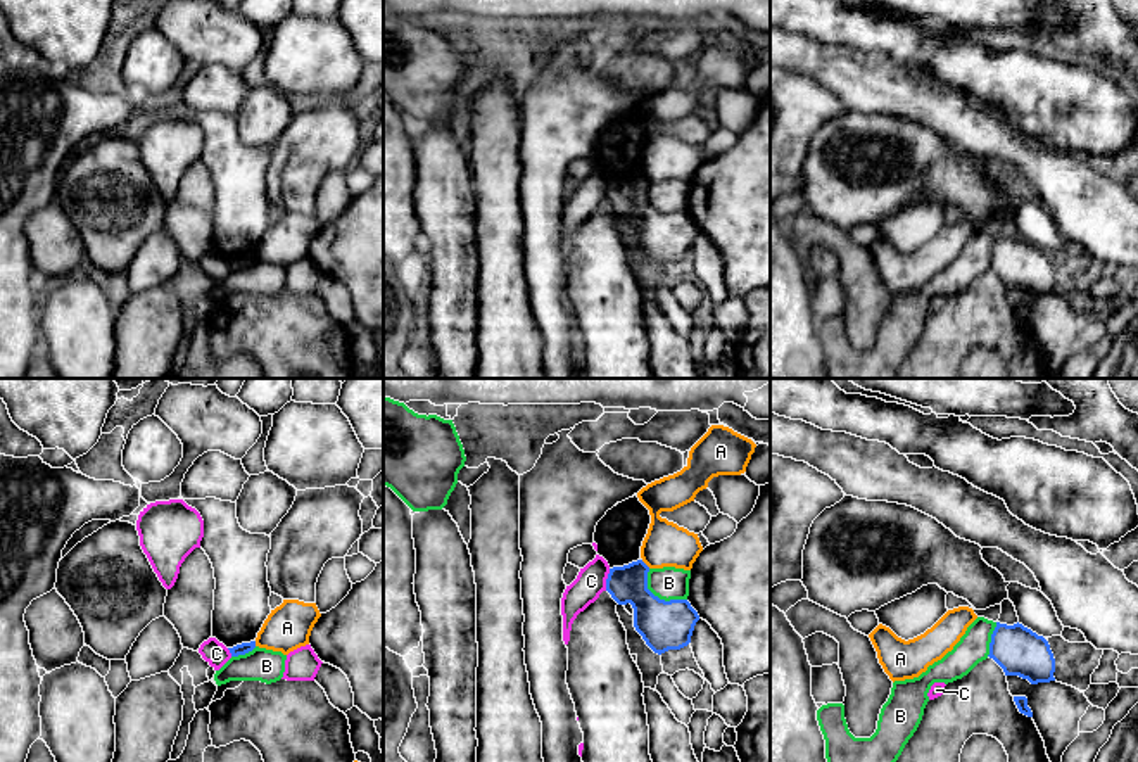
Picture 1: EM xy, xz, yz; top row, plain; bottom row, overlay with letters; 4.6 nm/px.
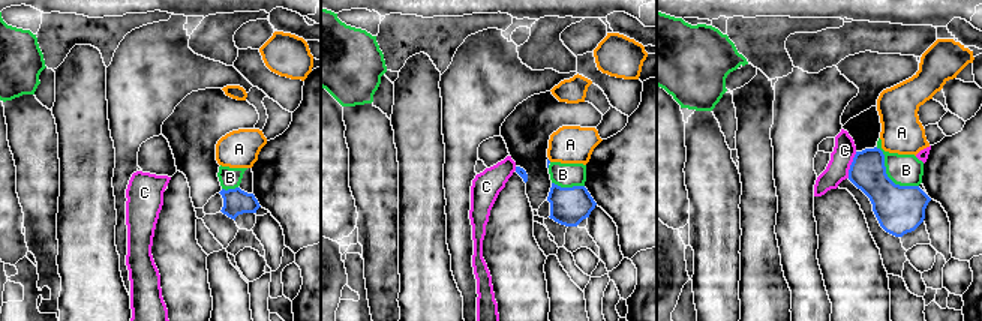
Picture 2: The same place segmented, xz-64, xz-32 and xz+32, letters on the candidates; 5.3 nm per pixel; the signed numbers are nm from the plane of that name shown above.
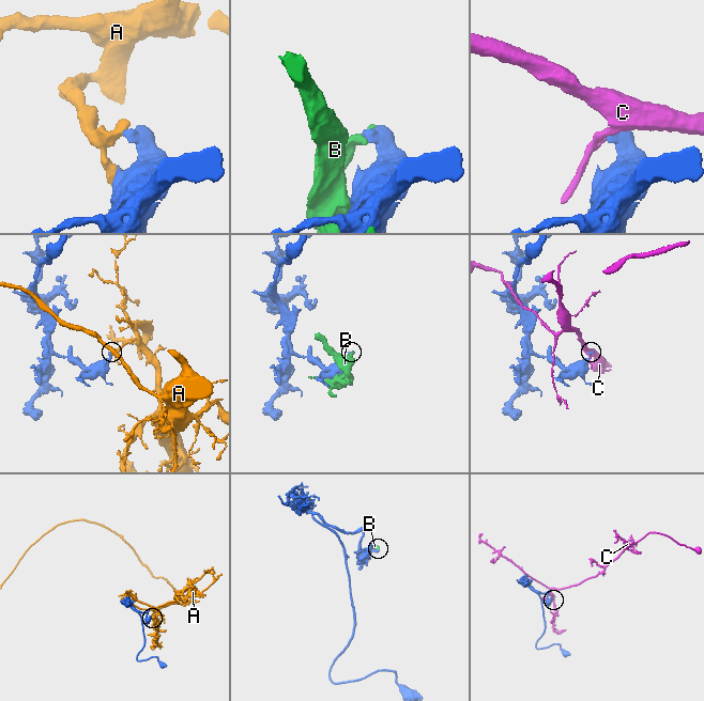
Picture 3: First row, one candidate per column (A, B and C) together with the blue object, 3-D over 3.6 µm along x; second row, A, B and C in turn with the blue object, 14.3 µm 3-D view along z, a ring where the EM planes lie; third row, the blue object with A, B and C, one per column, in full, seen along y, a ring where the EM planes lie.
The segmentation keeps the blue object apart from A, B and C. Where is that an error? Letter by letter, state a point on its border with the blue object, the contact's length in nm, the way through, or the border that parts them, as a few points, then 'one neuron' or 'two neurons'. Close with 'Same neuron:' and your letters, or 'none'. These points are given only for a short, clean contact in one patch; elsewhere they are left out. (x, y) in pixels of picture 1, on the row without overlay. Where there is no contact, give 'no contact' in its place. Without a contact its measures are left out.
A: contact xz (644, 177); length 60 nm; border xz (641, 173), (650, 180); two neurons
B: contact xz (657, 209); length 240 nm; two neurons
C: contact xz (606, 192); length 110 nm; two neurons
Same neuron: none

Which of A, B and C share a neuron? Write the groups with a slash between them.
A / B / C

